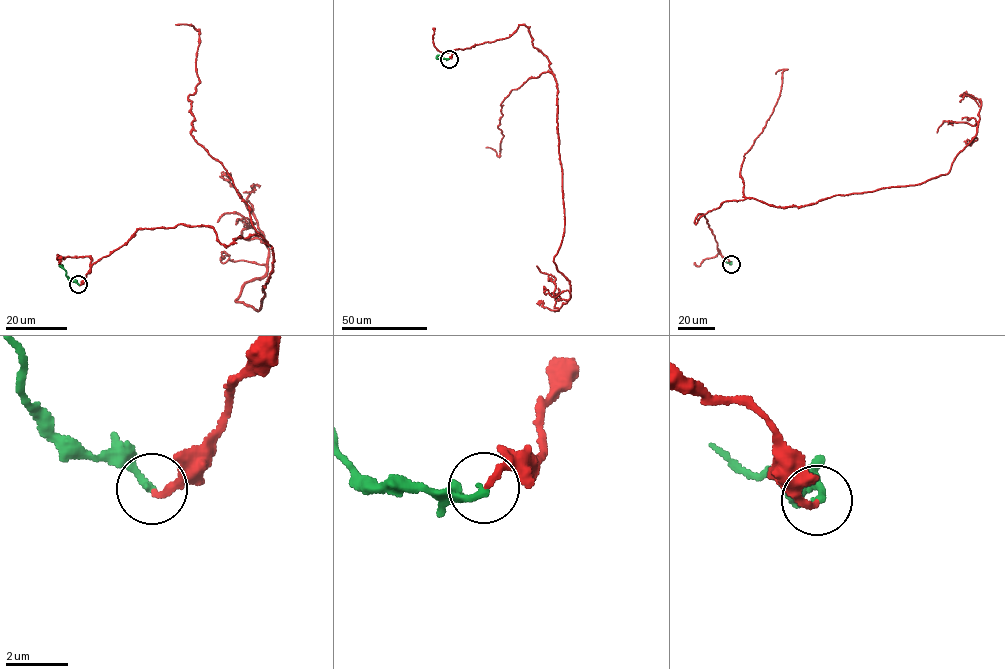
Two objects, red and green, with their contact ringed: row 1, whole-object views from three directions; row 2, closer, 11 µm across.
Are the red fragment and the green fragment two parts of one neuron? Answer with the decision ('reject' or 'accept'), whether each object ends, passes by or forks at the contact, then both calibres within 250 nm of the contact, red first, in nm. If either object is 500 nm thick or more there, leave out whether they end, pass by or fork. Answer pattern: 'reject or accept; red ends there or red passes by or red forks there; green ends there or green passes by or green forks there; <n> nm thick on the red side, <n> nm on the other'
accept; red ends there; green ends there; 200 nm thick on the red side, 240 nm on the other

